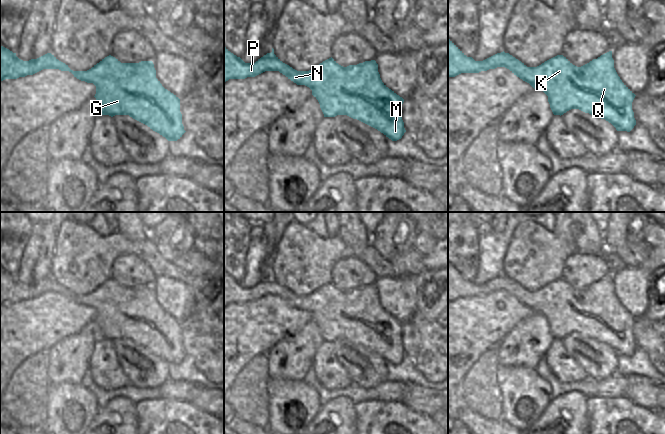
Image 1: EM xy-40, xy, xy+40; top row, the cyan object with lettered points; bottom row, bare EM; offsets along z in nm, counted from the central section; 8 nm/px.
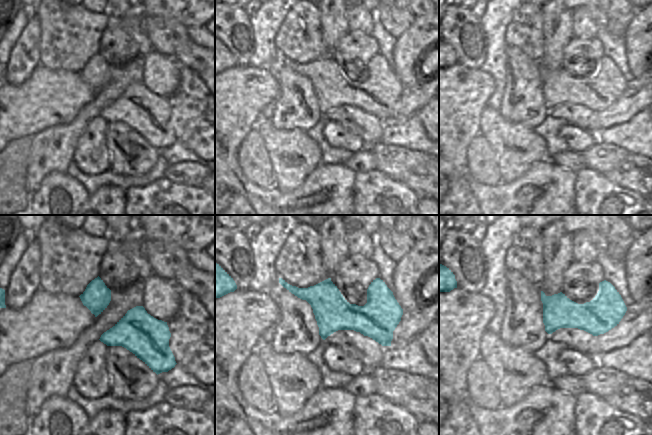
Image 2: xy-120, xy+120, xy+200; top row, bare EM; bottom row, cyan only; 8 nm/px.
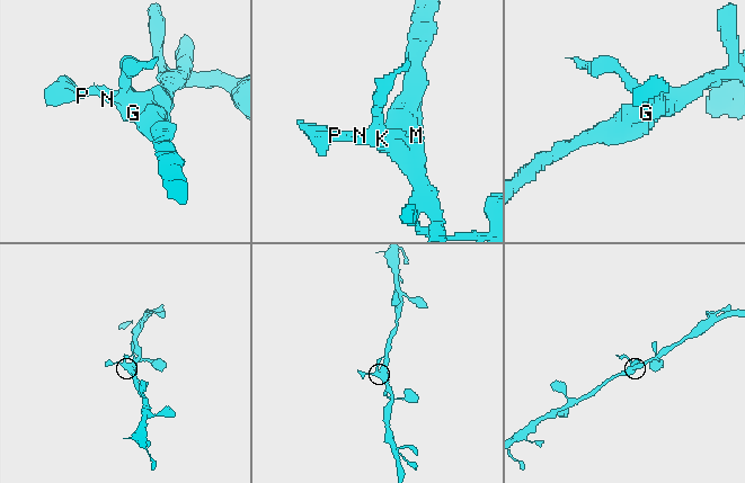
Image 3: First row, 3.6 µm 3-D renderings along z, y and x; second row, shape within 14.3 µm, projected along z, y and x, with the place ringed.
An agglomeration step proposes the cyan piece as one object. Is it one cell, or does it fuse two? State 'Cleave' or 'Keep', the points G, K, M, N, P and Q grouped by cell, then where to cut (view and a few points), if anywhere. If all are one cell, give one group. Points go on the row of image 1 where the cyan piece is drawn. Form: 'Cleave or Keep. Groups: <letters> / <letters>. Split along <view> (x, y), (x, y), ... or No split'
Keep. Groups: G K M N P Q. No split.

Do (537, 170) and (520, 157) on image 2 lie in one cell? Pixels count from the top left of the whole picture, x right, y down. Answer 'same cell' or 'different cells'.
different cells

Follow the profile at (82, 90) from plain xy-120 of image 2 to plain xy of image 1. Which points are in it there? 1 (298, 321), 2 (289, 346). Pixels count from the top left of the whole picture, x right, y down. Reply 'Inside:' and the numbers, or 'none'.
Inside: 1

